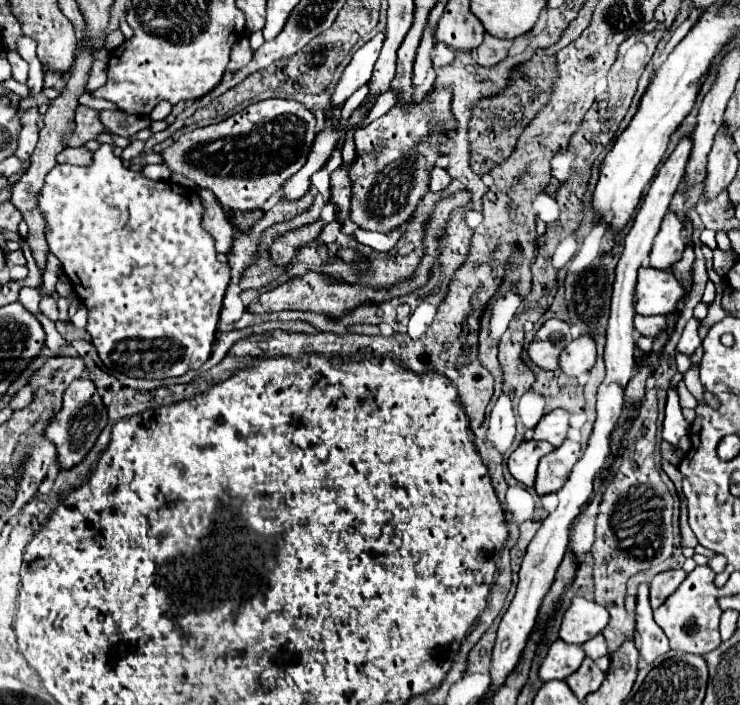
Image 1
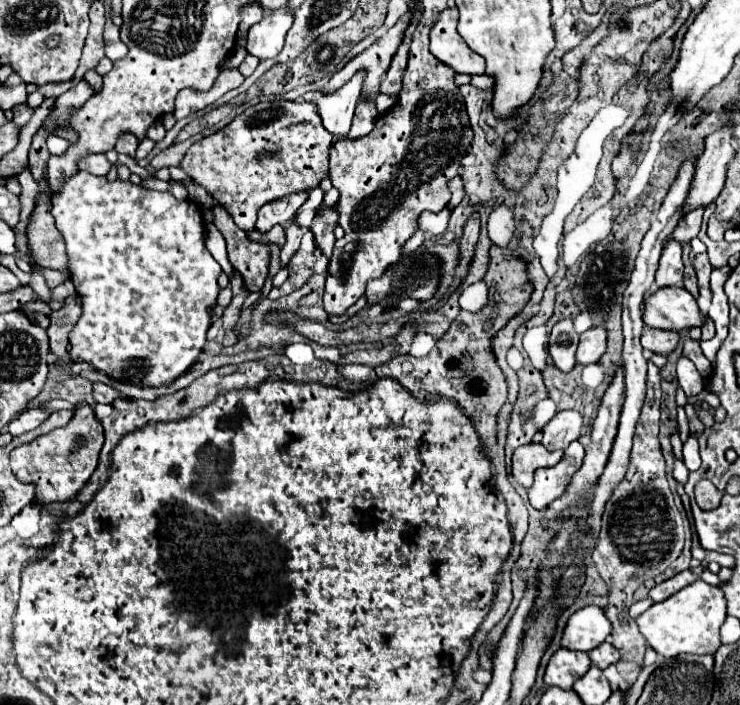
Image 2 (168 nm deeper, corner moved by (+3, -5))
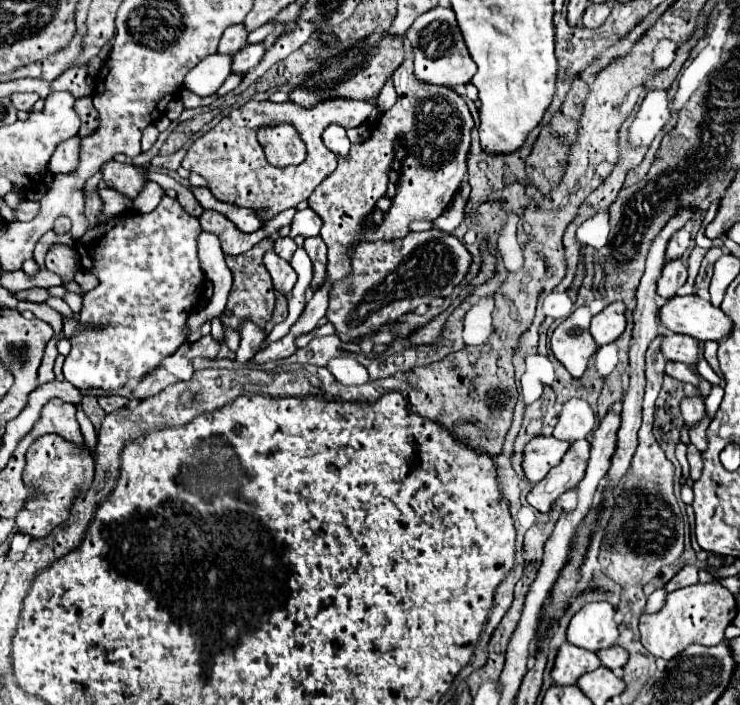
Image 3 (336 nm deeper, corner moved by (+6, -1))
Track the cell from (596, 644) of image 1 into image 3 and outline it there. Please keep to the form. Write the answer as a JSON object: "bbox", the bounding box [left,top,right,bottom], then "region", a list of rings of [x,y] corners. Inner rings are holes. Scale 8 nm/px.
{"bbox":[598,646,628,670],"region":[[[612,646],[612,648],[600,650],[598,658],[602,660],[602,666],[606,666],[610,670],[616,670],[616,668],[622,668],[628,662],[628,652],[620,646]]]}

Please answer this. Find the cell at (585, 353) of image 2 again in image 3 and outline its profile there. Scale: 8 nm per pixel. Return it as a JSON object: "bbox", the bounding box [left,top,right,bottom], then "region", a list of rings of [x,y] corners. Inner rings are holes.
{"bbox":[590,302,626,346],"region":[[[622,302],[608,304],[600,314],[592,318],[590,326],[590,332],[600,346],[614,342],[624,330],[626,330],[626,306]]]}

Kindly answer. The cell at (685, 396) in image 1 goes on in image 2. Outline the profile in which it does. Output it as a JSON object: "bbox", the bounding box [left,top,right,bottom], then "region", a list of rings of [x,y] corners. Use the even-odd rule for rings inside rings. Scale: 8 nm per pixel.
{"bbox":[685,404,705,436],"region":[[[687,404],[687,406],[685,406],[685,410],[687,410],[687,416],[689,416],[689,428],[691,428],[691,434],[693,434],[693,436],[699,436],[699,434],[701,434],[701,430],[703,430],[705,426],[701,424],[701,420],[698,418],[695,406]]]}

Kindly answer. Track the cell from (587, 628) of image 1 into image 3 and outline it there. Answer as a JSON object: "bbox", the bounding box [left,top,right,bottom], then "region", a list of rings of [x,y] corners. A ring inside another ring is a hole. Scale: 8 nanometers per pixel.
{"bbox":[568,602,618,652],"region":[[[592,602],[592,604],[586,604],[570,620],[570,626],[568,626],[568,642],[570,644],[576,644],[576,646],[580,646],[584,650],[590,650],[590,652],[598,652],[598,650],[616,646],[616,642],[618,642],[618,624],[614,620],[614,614],[616,614],[616,610],[608,602]]]}

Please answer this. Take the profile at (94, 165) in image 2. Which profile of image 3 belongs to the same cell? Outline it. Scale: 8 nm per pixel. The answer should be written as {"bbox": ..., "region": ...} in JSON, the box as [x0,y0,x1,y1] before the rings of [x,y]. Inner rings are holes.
{"bbox":[102,160,148,200],"region":[[[110,160],[102,166],[104,182],[108,188],[118,190],[122,196],[134,200],[146,186],[148,176],[136,170],[132,164],[120,164],[116,160]]]}

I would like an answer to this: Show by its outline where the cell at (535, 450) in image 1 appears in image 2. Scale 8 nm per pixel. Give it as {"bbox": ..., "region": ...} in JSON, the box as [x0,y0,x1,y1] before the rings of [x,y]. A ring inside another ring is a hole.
{"bbox":[511,444,563,488],"region":[[[525,444],[519,446],[513,452],[513,460],[511,460],[511,474],[513,478],[523,486],[529,488],[533,482],[533,472],[537,468],[545,468],[545,466],[555,466],[563,456],[563,450],[547,450],[541,444]]]}

